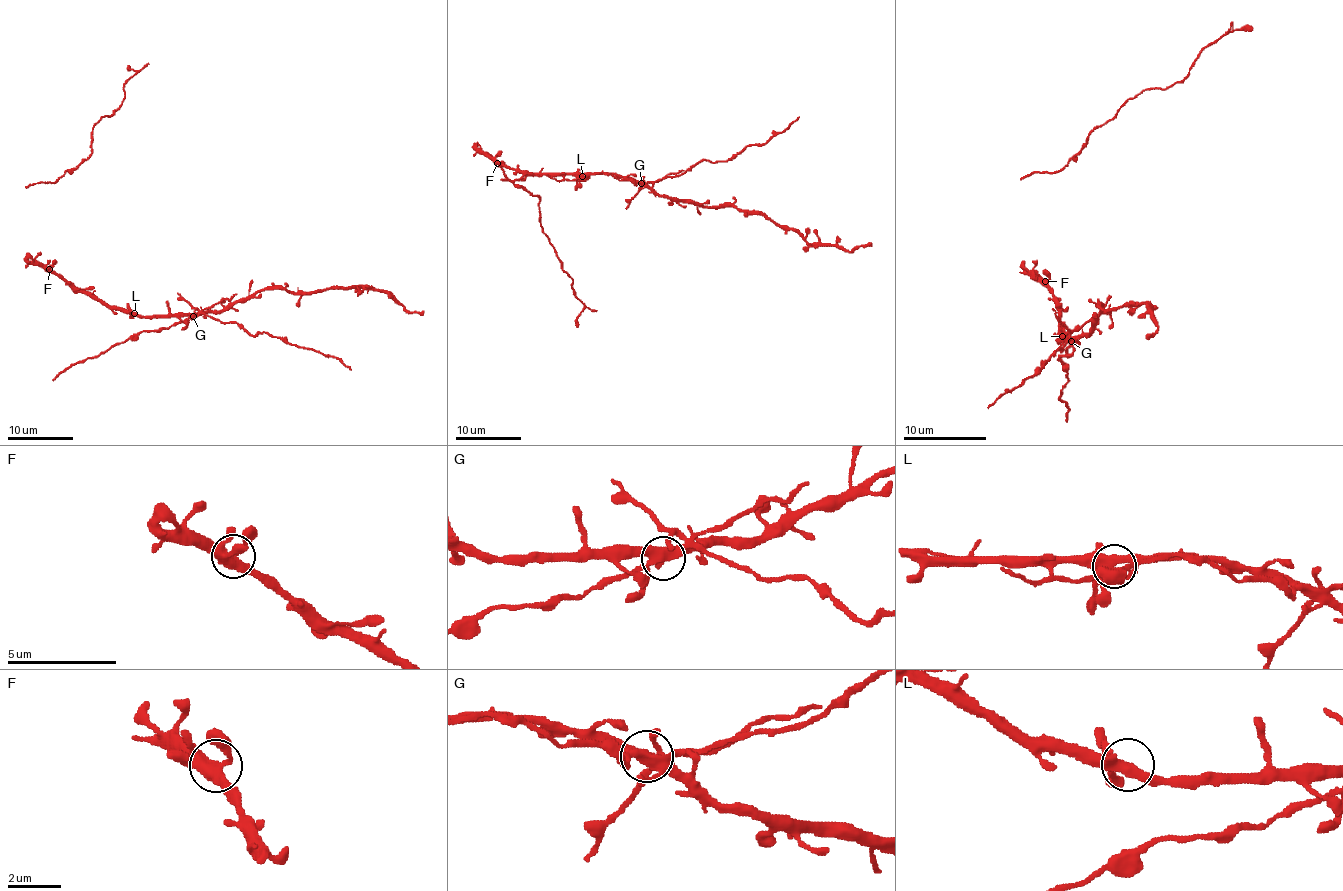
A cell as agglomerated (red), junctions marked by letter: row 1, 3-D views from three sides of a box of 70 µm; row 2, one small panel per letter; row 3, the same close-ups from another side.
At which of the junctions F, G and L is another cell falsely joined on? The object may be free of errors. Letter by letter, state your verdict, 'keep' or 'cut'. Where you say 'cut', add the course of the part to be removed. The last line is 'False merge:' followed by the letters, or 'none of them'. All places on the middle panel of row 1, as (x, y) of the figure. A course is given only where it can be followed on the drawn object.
F: keep
G: cut | (641, 182), (684, 174), (702, 161), (728, 161), (748, 146), (762, 145), (782, 133), (798, 117)
L: keep
False merge: G

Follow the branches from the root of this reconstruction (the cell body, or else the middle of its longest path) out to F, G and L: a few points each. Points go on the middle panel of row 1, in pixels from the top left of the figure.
F: (519, 172), (497, 163)
G: (519, 172), (615, 172), (641, 182)
L: (519, 172), (576, 172), (582, 176)

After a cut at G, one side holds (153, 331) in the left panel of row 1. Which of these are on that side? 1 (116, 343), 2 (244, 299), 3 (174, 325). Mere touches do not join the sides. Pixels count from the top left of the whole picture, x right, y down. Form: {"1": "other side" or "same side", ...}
{"1": "same side", "2": "other side", "3": "same side"}

